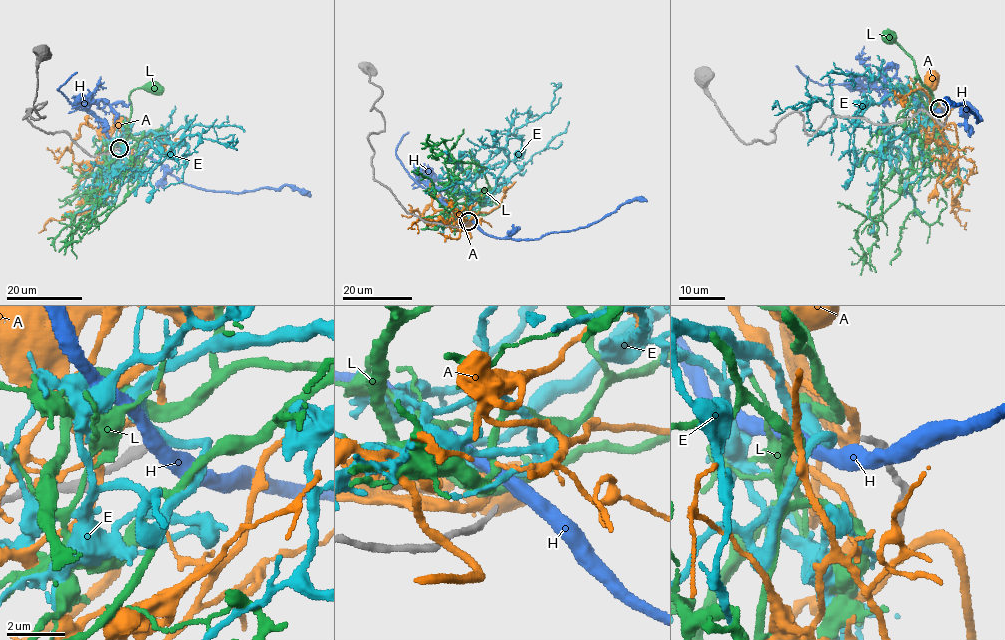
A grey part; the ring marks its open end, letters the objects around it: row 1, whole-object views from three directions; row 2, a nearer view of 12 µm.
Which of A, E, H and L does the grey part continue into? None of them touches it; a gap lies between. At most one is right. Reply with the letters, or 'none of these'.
E

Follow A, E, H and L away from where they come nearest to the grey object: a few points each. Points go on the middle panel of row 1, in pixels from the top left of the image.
A: (466, 221), (454, 220), (464, 219)
E: (468, 218), (464, 216), (491, 192), (507, 163), (507, 137), (551, 110), (555, 91), (560, 87), (551, 84)
H: (469, 219), (492, 236), (536, 240), (554, 232), (587, 227), (622, 205), (647, 201)
L: (467, 220), (472, 218), (472, 210), (467, 204), (484, 199), (488, 194)

